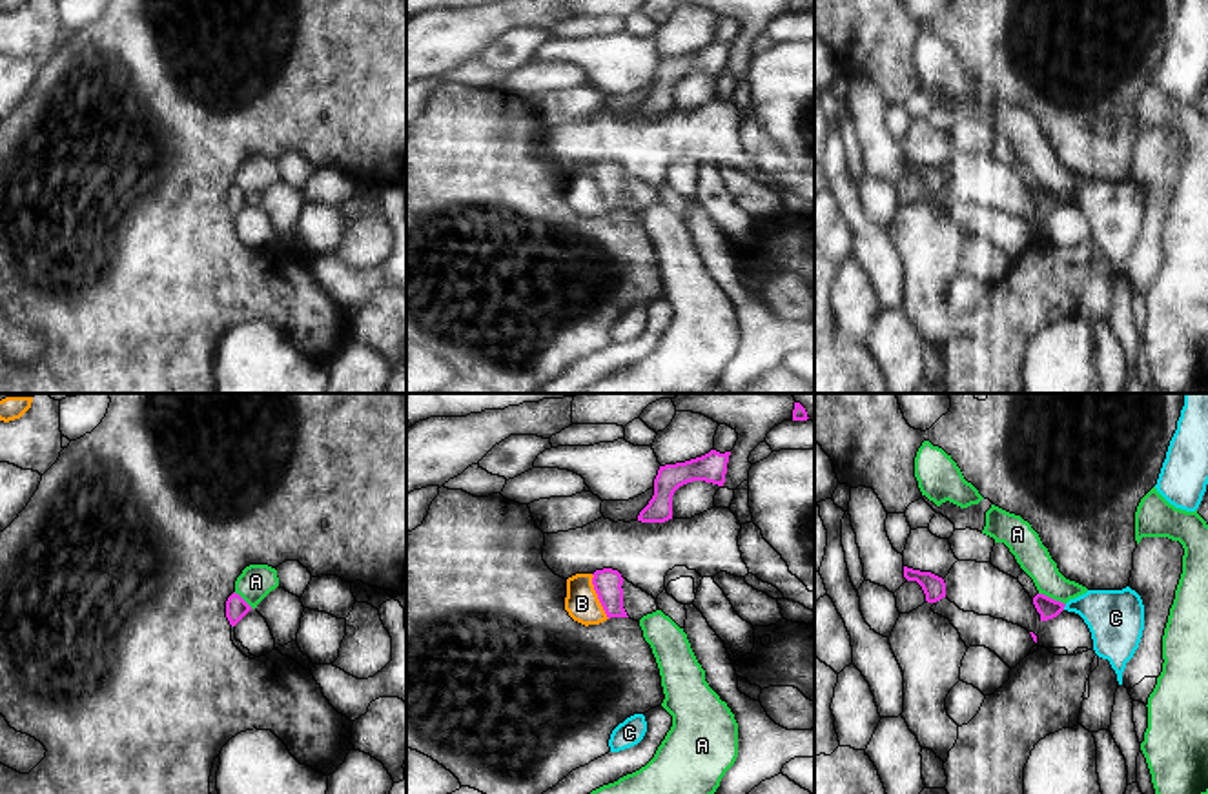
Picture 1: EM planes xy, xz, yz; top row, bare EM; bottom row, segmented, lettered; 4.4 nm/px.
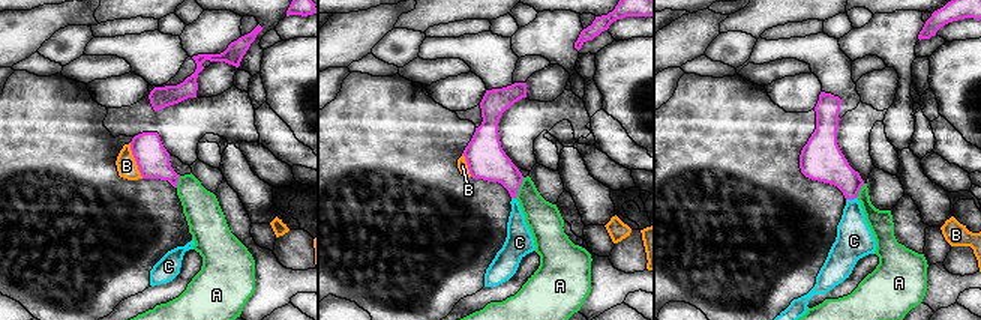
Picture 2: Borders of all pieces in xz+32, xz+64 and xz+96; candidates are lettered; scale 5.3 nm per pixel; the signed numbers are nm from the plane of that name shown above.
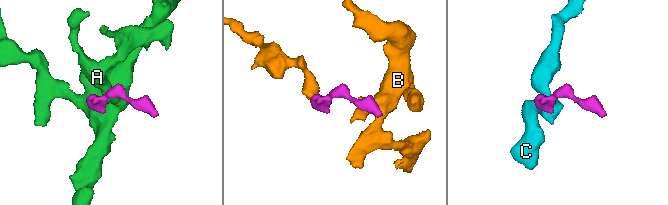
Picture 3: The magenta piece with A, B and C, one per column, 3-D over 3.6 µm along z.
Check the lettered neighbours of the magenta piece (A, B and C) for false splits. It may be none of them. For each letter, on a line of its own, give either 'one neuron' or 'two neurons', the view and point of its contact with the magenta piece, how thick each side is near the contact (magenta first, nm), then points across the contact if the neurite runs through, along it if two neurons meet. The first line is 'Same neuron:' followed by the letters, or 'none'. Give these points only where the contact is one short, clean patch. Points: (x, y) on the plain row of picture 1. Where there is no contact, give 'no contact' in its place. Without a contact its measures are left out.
Same neuron: C
A: two neurons; meets magenta in yz at (1050, 190); 90 nm thick on the magenta side, 140 nm on the other; border along yz (1039, 184), (1064, 197)
B: two neurons; meets magenta in xz at (598, 188); 130 nm thick on the magenta side, 150 nm on the other; border along xz (591, 166), (596, 190), (609, 210)
C: one neuron; meets magenta in yz at (1064, 197); 90 nm thick on the magenta side, 260 nm on the other; runs through yz (1048, 201), (1064, 197), (1090, 197), (1115, 210)

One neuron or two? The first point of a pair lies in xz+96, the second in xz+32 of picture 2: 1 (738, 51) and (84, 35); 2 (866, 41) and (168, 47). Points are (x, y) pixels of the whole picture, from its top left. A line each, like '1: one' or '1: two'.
1: one
2: two

